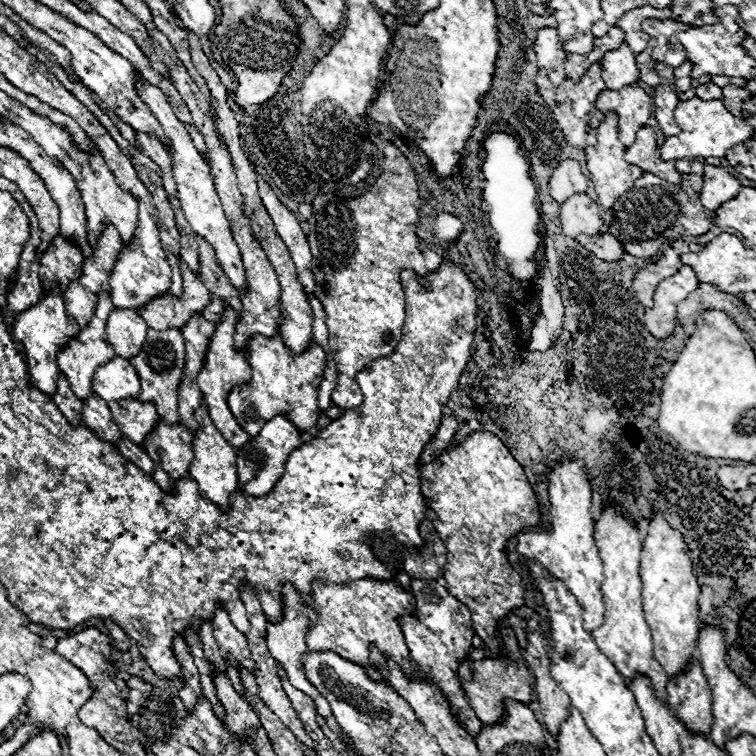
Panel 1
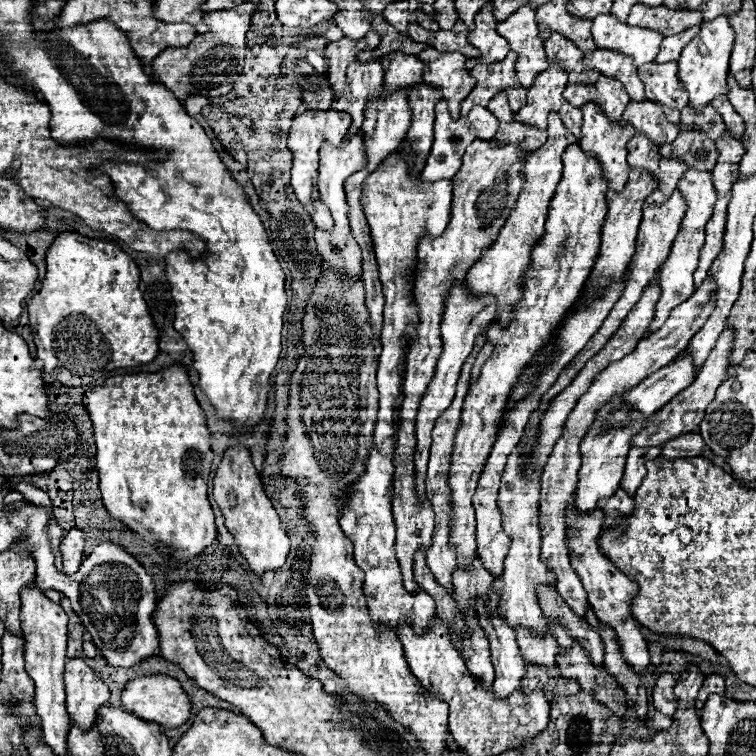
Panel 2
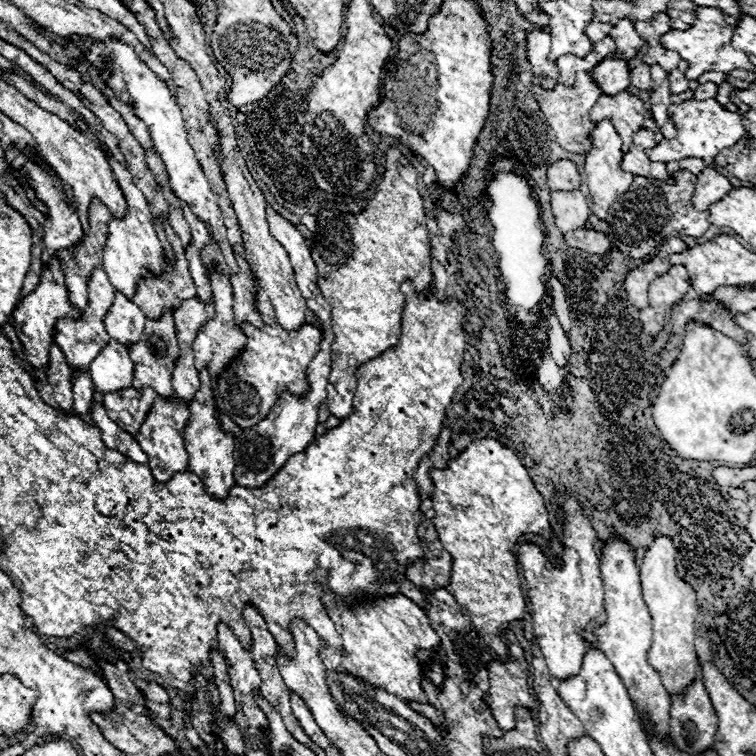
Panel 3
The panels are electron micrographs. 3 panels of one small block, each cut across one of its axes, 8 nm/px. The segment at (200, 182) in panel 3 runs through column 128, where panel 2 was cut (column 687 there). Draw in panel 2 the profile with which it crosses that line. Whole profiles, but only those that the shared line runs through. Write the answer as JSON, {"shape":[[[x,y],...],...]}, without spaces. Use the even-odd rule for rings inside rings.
{"shape":[[[726,16],[706,22],[700,28],[700,34],[682,50],[682,56],[678,60],[678,78],[690,96],[690,106],[698,112],[702,112],[716,96],[728,92],[728,60],[734,46],[734,30],[730,28]]]}

